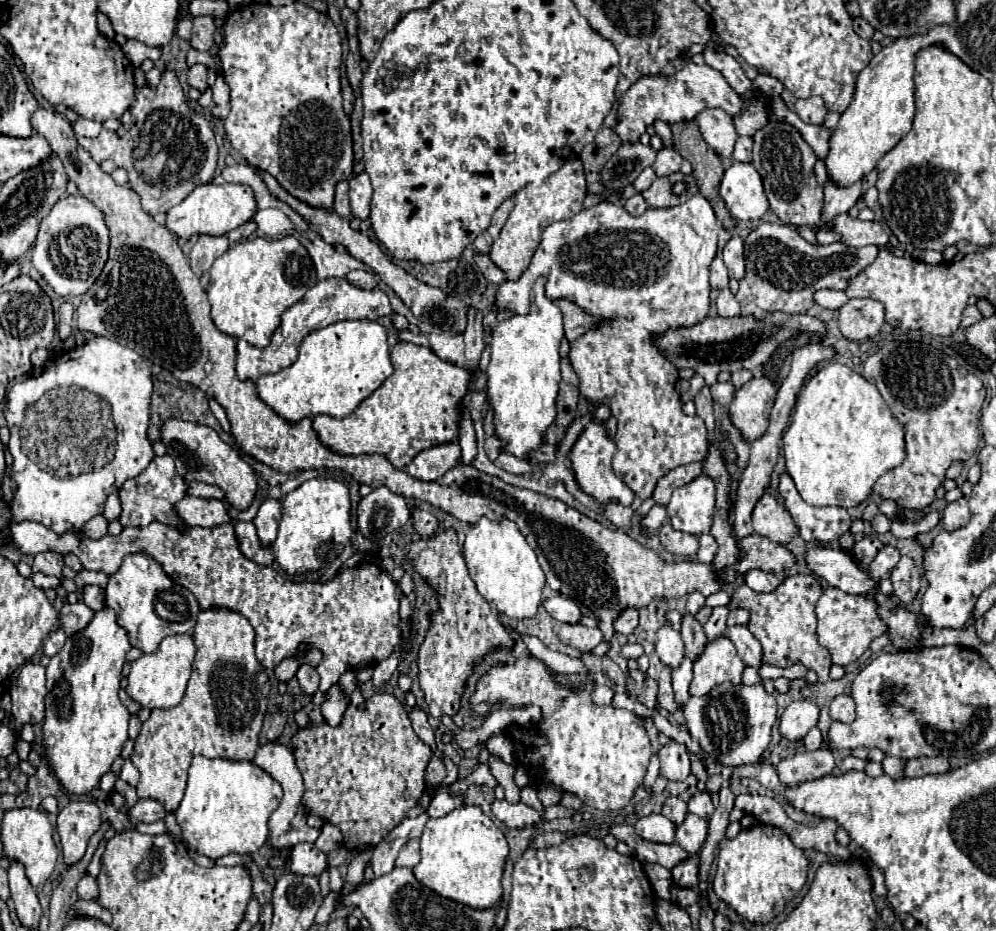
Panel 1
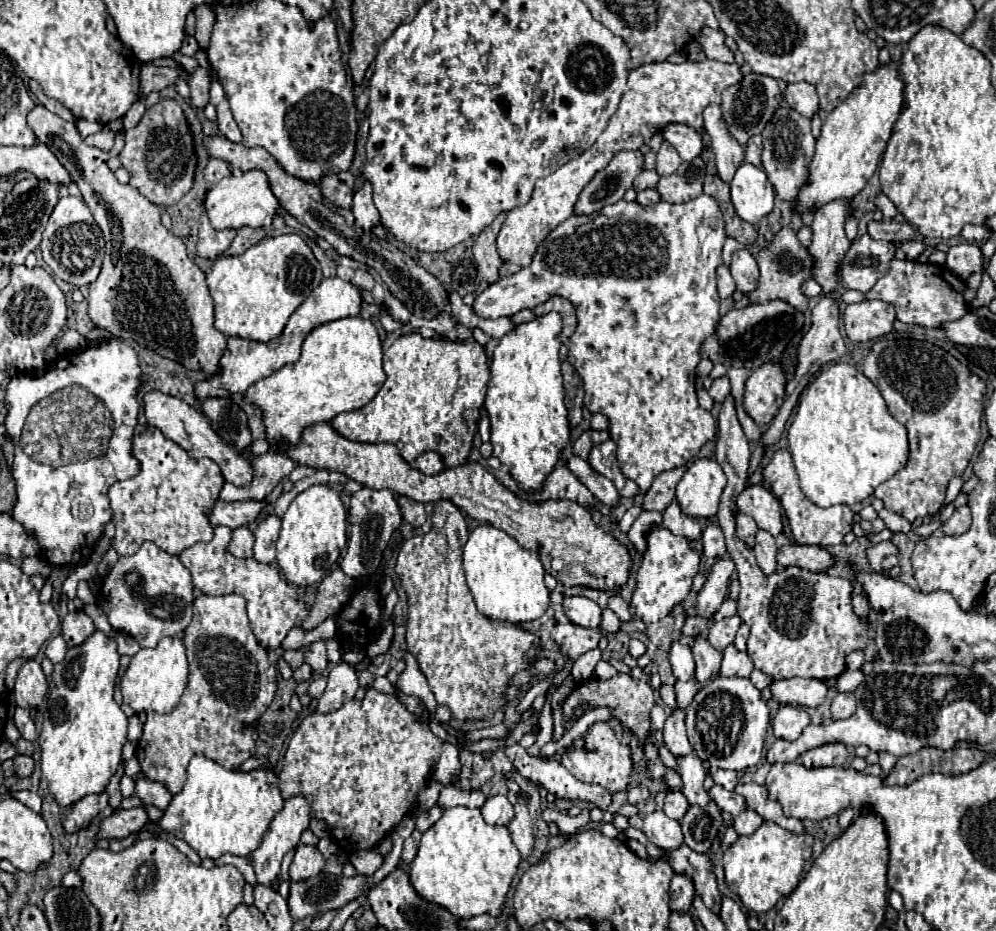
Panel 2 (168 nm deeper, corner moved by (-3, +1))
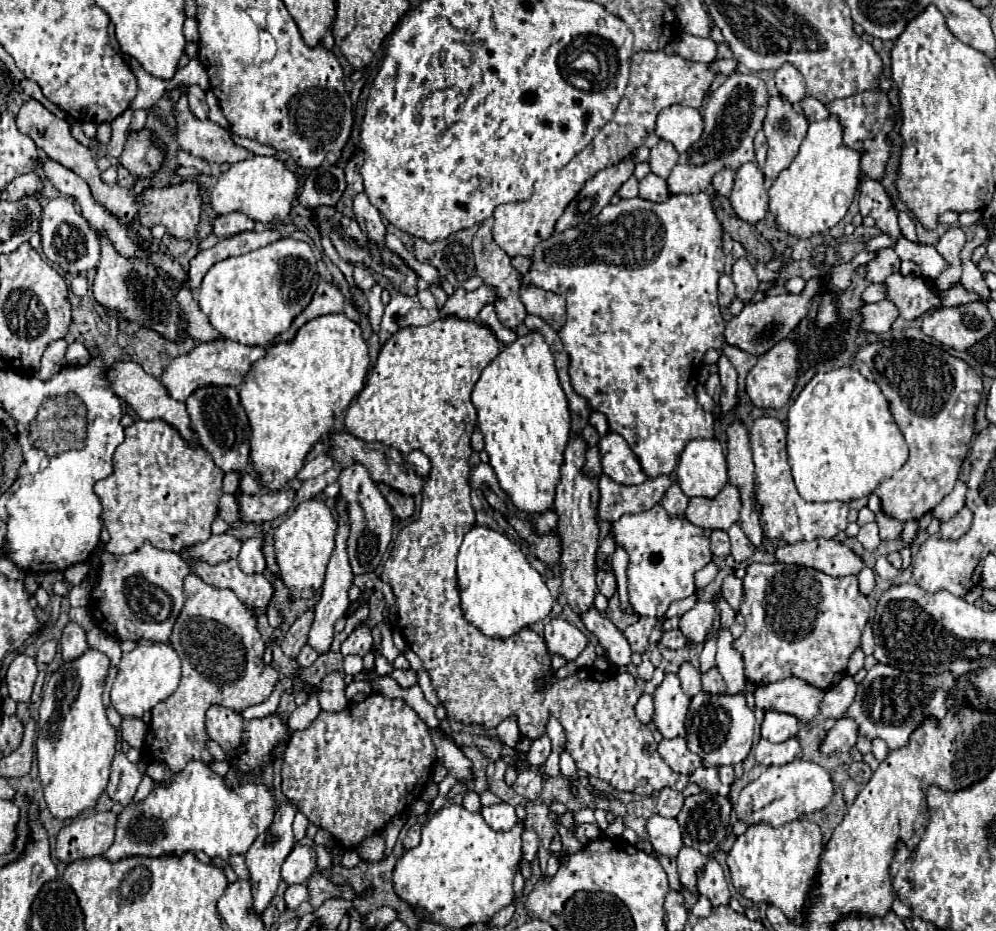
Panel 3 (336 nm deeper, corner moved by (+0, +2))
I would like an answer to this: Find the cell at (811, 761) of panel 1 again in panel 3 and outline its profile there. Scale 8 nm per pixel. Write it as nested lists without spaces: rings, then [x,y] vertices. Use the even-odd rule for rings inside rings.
[[[841,717],[837,719],[837,725],[827,733],[821,751],[823,753],[833,753],[833,751],[849,751],[859,737],[857,721],[851,717]]]

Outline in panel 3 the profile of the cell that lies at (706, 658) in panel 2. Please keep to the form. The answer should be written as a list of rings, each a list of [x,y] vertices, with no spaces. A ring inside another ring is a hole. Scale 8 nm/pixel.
[[[713,667],[713,669],[707,671],[707,673],[703,673],[703,691],[713,693],[713,695],[725,693],[725,683],[723,683],[717,667]]]

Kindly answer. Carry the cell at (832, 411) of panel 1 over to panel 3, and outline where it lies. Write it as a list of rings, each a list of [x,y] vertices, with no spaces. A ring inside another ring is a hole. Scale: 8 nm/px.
[[[841,367],[827,373],[817,373],[795,403],[787,417],[787,453],[793,469],[793,479],[799,495],[805,501],[853,501],[869,497],[885,479],[899,471],[907,457],[907,443],[893,421],[889,403],[877,383],[867,381],[857,369]]]

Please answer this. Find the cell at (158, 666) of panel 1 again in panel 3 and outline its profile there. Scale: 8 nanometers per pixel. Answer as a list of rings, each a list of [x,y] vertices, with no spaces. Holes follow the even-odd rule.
[[[169,643],[137,645],[133,651],[123,653],[117,669],[119,673],[111,689],[111,707],[121,717],[131,717],[131,719],[133,717],[141,719],[159,701],[167,699],[177,689],[179,679],[181,679],[181,663],[175,649]]]

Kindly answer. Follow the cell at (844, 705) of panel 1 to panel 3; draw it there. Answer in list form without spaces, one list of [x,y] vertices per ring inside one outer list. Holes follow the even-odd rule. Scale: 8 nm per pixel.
[[[845,675],[839,685],[835,685],[833,689],[825,691],[825,697],[819,703],[819,711],[823,717],[833,717],[839,719],[847,713],[847,709],[851,707],[853,699],[857,693],[857,683],[853,681],[851,675]]]

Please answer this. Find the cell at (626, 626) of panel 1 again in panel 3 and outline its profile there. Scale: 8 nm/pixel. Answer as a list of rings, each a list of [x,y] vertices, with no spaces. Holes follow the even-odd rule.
[[[607,561],[601,563],[599,569],[597,569],[597,587],[607,599],[611,595],[615,595],[615,575],[613,575],[613,569]]]

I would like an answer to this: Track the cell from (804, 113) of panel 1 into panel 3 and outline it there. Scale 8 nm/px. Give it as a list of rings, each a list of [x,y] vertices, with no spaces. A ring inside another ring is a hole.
[[[783,63],[777,71],[775,71],[775,83],[779,93],[789,101],[789,103],[799,103],[805,97],[805,81],[803,75],[791,65],[791,63]]]

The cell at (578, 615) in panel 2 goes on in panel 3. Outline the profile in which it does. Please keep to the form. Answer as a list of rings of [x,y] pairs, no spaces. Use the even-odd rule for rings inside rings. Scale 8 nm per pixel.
[[[589,609],[587,613],[581,615],[581,621],[585,623],[585,627],[597,635],[601,647],[605,649],[607,657],[613,661],[617,667],[625,667],[629,665],[632,656],[632,650],[623,635],[623,631],[619,631],[607,617],[603,617],[597,609]]]

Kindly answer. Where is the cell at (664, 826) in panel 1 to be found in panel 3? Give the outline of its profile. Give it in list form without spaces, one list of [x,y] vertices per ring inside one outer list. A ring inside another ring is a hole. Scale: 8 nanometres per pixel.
[[[653,815],[647,821],[647,831],[649,831],[649,841],[651,841],[657,855],[677,857],[679,849],[683,847],[681,829],[679,829],[677,819],[667,819],[667,817],[661,817],[661,815]]]

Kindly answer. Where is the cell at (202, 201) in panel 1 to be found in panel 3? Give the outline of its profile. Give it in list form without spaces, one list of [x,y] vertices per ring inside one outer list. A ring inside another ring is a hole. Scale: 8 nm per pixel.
[[[251,157],[239,163],[233,163],[227,173],[221,173],[213,193],[211,207],[217,215],[241,211],[247,213],[257,223],[271,223],[275,219],[285,219],[291,211],[293,197],[299,191],[299,177],[287,169],[287,165],[277,157]]]

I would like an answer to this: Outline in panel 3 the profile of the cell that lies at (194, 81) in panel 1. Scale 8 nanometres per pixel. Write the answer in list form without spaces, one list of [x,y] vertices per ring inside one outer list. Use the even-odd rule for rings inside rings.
[[[191,85],[187,89],[187,97],[189,97],[189,107],[191,107],[191,113],[197,117],[197,119],[207,119],[207,103],[205,103],[205,91],[199,87],[199,85]]]

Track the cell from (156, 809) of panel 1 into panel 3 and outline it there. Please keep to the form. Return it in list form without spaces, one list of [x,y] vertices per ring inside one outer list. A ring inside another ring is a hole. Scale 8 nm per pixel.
[[[111,811],[77,817],[57,833],[55,855],[61,863],[103,855],[113,841],[115,817]]]

